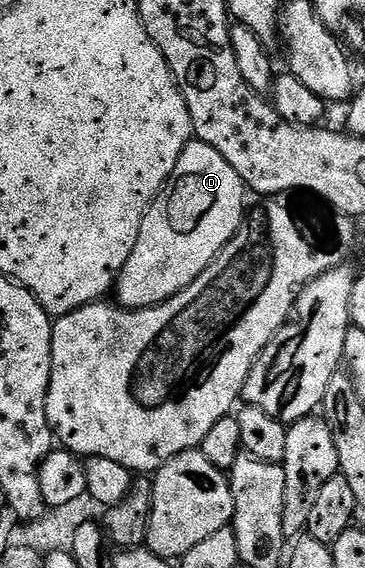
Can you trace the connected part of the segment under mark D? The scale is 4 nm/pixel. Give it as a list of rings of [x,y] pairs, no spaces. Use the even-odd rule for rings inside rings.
[[[189,141],[172,177],[142,219],[138,243],[116,277],[115,300],[125,309],[149,309],[190,287],[244,224],[244,193],[244,180],[214,147]]]

